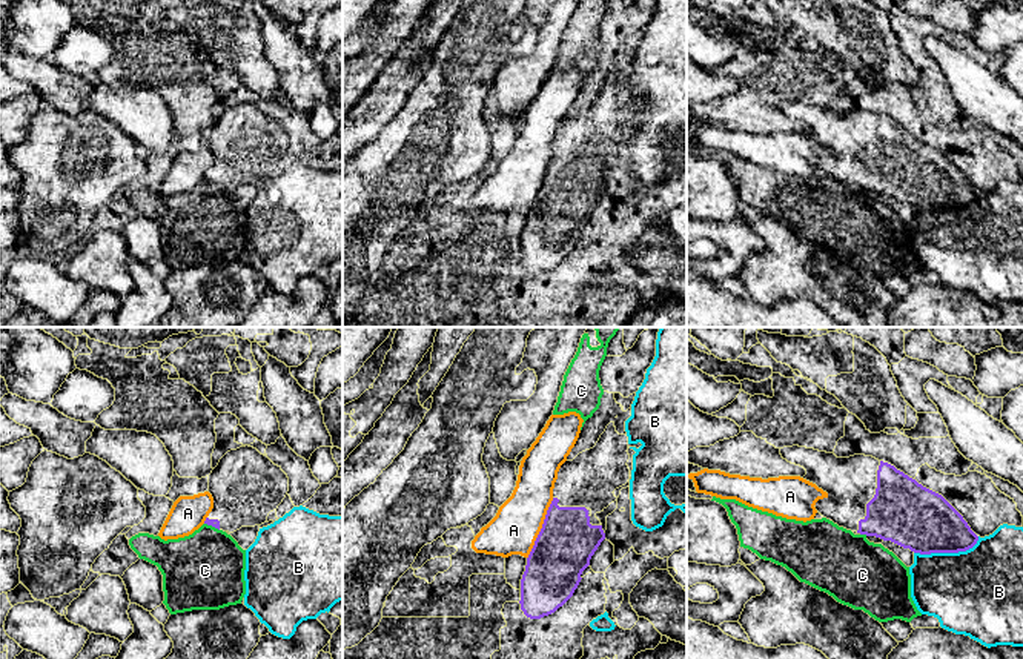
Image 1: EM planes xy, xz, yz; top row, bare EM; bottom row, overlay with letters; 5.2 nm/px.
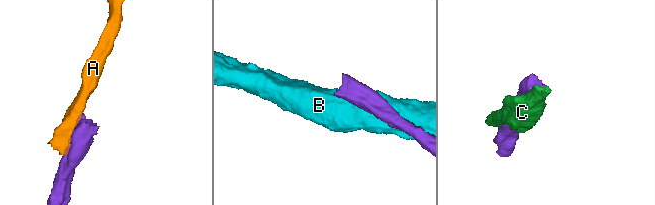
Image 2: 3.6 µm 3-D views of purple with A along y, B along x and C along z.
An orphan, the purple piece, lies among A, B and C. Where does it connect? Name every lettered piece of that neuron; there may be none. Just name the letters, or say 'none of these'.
none of these

